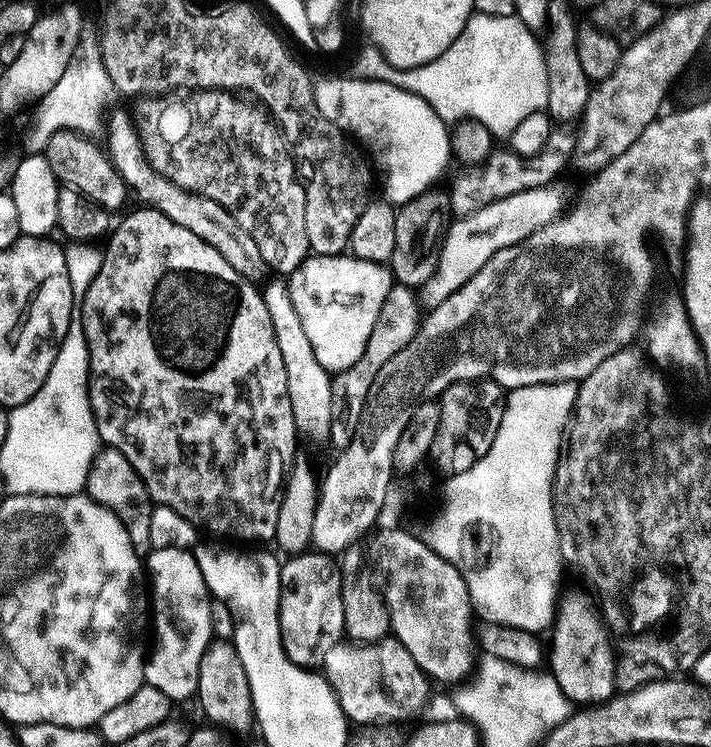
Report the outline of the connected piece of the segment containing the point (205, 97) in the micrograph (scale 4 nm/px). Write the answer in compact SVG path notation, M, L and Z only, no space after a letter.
M196 90L191 94L184 94L181 100L172 100L167 104L167 99L160 98L152 102L149 108L144 108L140 112L140 116L144 121L138 124L138 133L140 135L140 143L144 147L144 155L152 169L165 179L172 181L186 192L193 192L198 196L205 196L214 202L218 202L218 206L222 206L231 214L238 222L238 226L242 226L242 230L246 230L246 234L250 234L250 238L254 238L254 242L258 246L258 254L262 254L265 265L269 269L272 268L276 272L281 272L284 278L291 276L292 272L300 265L300 263L308 259L310 249L308 239L306 238L306 202L308 196L304 192L304 184L296 177L297 161L294 159L290 145L284 138L284 133L280 131L275 120L259 103L251 102L247 104L244 100L236 97L237 93L232 90Z

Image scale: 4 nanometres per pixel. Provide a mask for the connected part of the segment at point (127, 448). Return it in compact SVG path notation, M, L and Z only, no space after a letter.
M140 206L137 209L137 212L130 213L117 228L115 225L111 229L110 235L106 240L108 245L103 245L102 248L104 254L102 270L98 270L96 277L88 283L84 301L78 306L78 315L84 327L86 346L88 347L88 397L90 398L92 413L96 419L98 434L101 441L107 447L116 448L122 454L126 454L130 466L134 466L134 470L138 470L138 474L150 494L153 505L169 508L170 510L178 510L178 514L182 514L182 518L186 518L186 522L190 522L197 530L204 531L205 528L206 531L213 532L216 535L213 537L216 538L224 538L220 536L233 536L236 540L275 541L280 494L284 491L284 481L298 455L298 449L296 449L298 433L294 426L294 410L290 410L290 394L286 390L286 366L282 366L282 350L278 350L278 338L274 338L274 326L270 322L270 310L266 306L262 292L256 289L259 287L242 274L238 274L238 270L234 270L234 266L230 266L230 262L226 262L226 258L222 258L222 254L218 254L218 250L214 250L214 246L210 246L205 240L198 238L198 234L190 234L190 230L186 230L186 226L178 226L178 222L170 222L170 218L166 218L166 214L162 214L157 208Z

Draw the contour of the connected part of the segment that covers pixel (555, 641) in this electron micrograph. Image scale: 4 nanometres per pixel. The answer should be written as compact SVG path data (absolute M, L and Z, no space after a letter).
M568 592L559 597L556 619L550 629L552 652L550 648L546 656L550 673L557 680L562 693L576 706L600 704L617 691L618 656L612 653L614 641L593 593L588 592Z

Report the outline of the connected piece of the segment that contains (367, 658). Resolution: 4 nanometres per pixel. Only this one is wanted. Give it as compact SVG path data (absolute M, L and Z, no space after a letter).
M394 638L371 642L341 642L326 654L322 675L328 681L344 715L356 726L400 722L416 716L428 700L429 677L410 658L410 650Z

